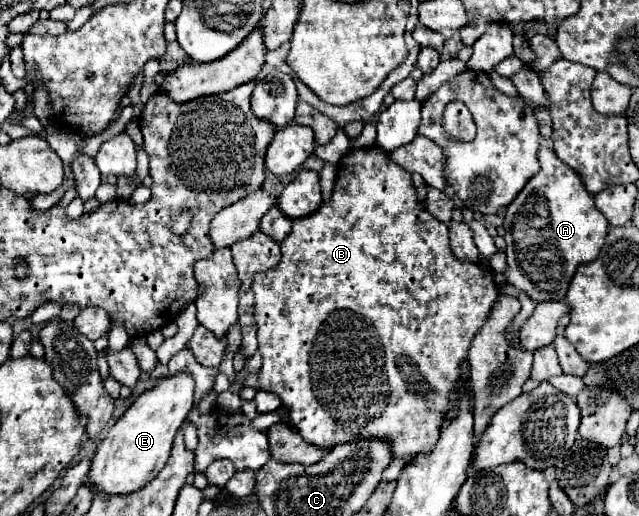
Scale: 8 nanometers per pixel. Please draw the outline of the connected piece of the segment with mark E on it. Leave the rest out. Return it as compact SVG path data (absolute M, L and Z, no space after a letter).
M188 370L178 374L164 374L156 384L142 392L122 418L110 428L106 438L98 444L92 458L88 482L96 492L106 494L128 494L148 484L166 464L172 448L174 434L194 406L194 376Z

